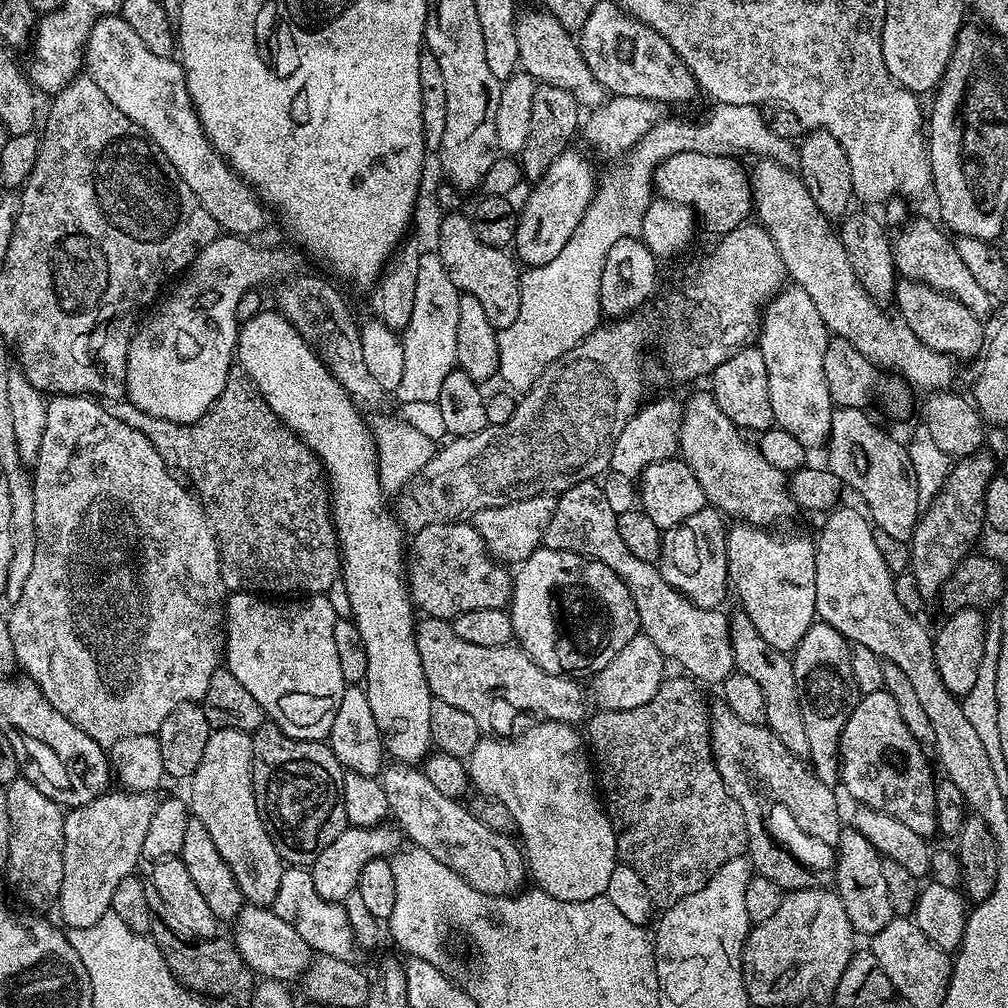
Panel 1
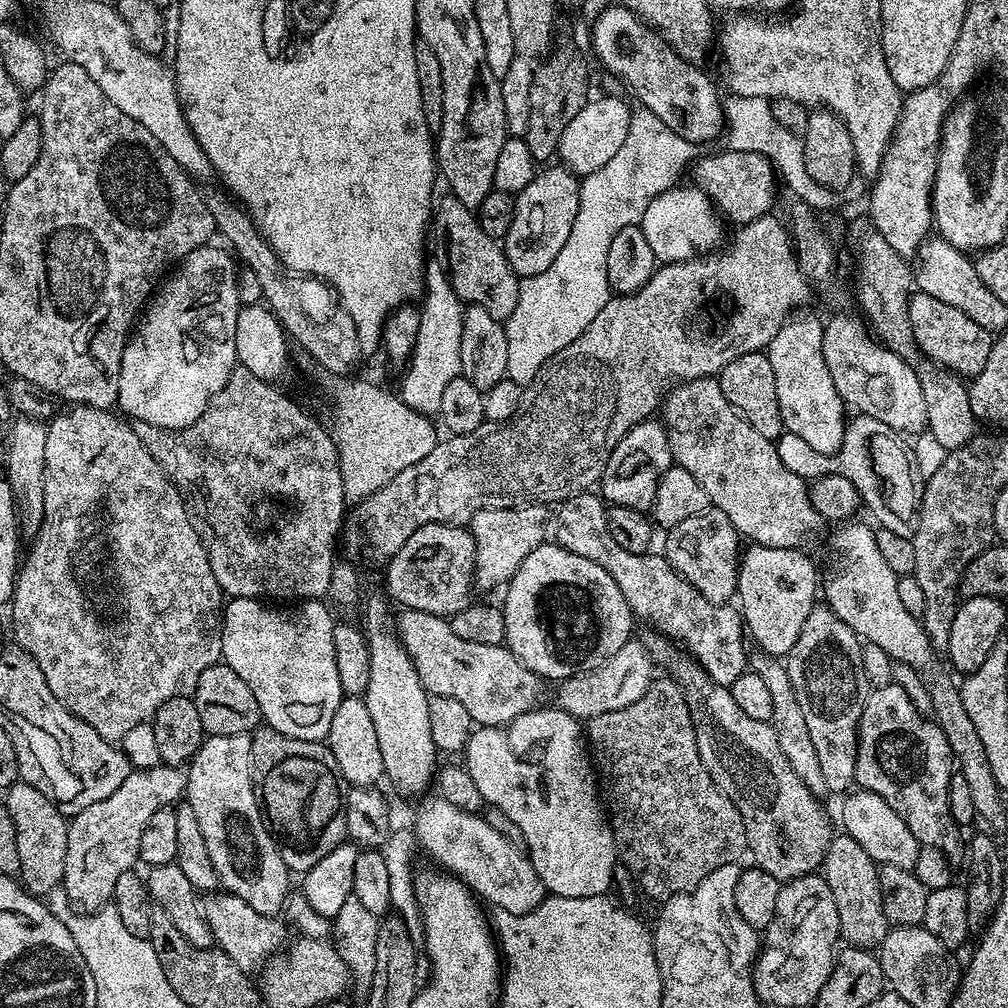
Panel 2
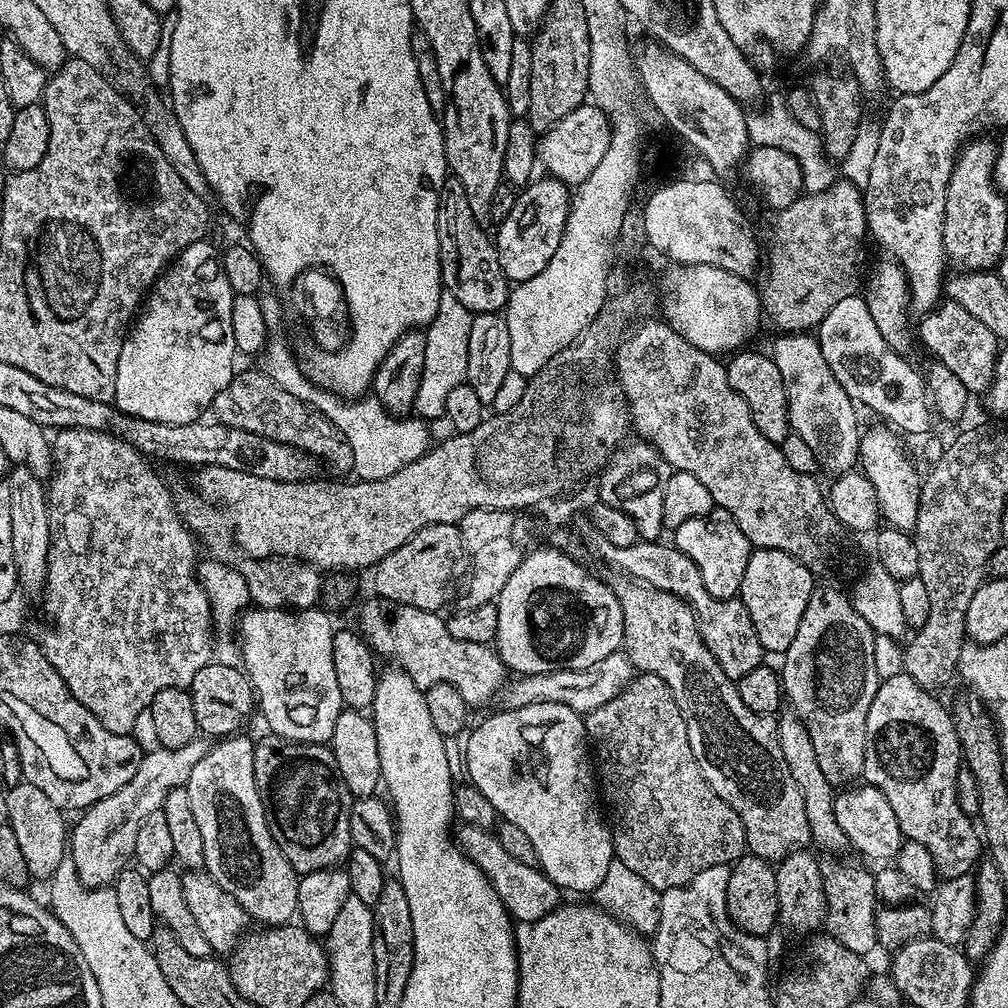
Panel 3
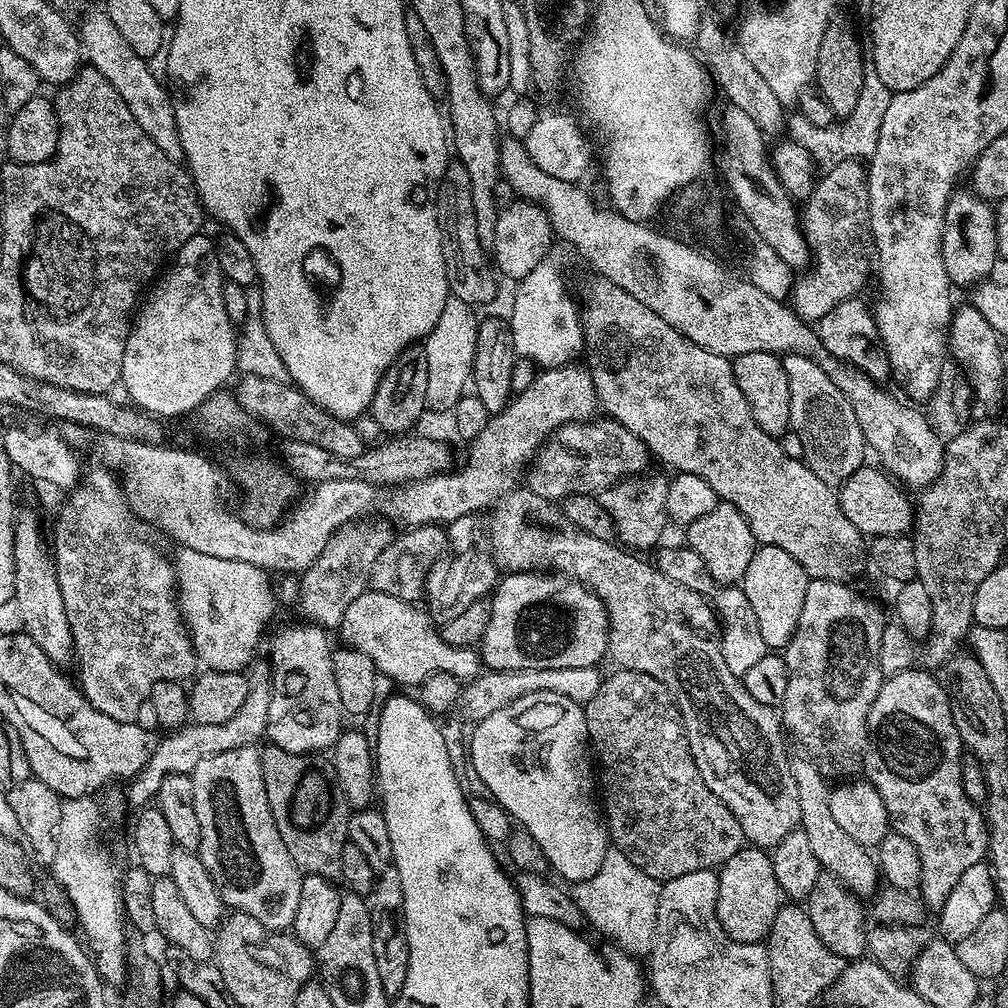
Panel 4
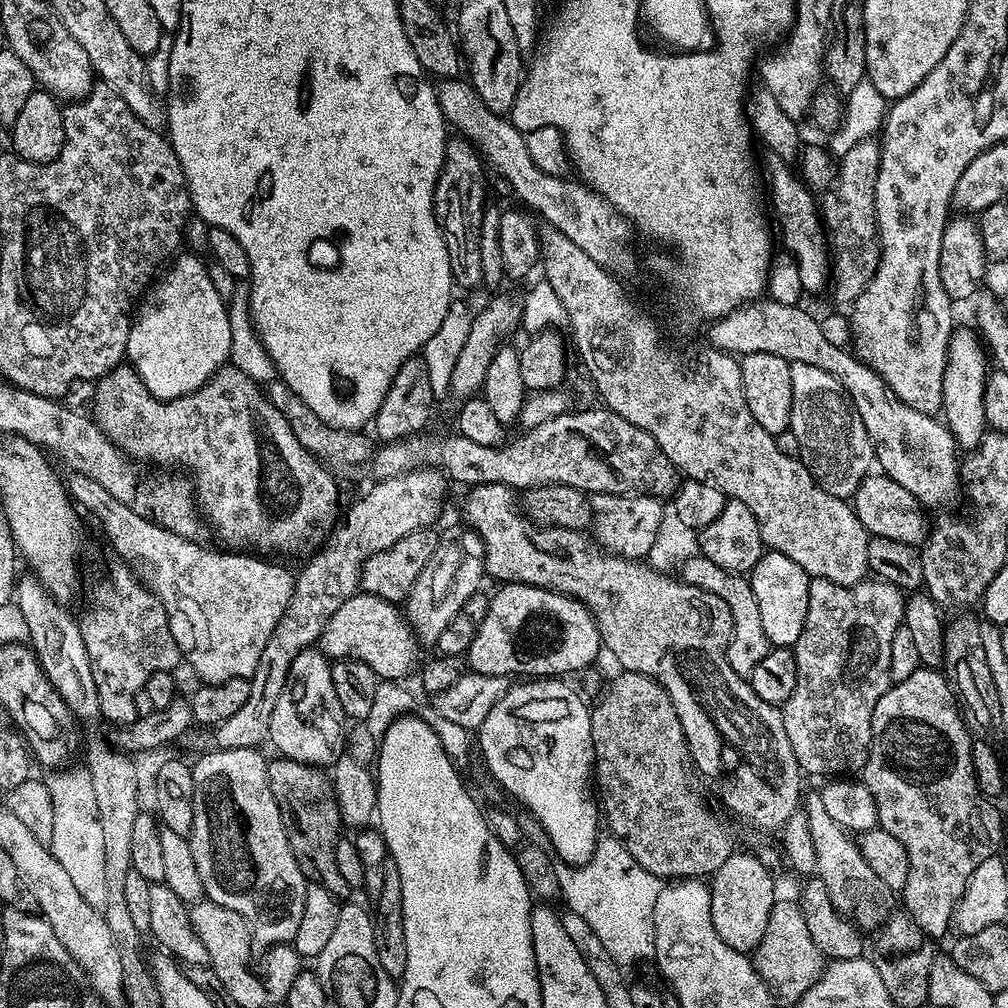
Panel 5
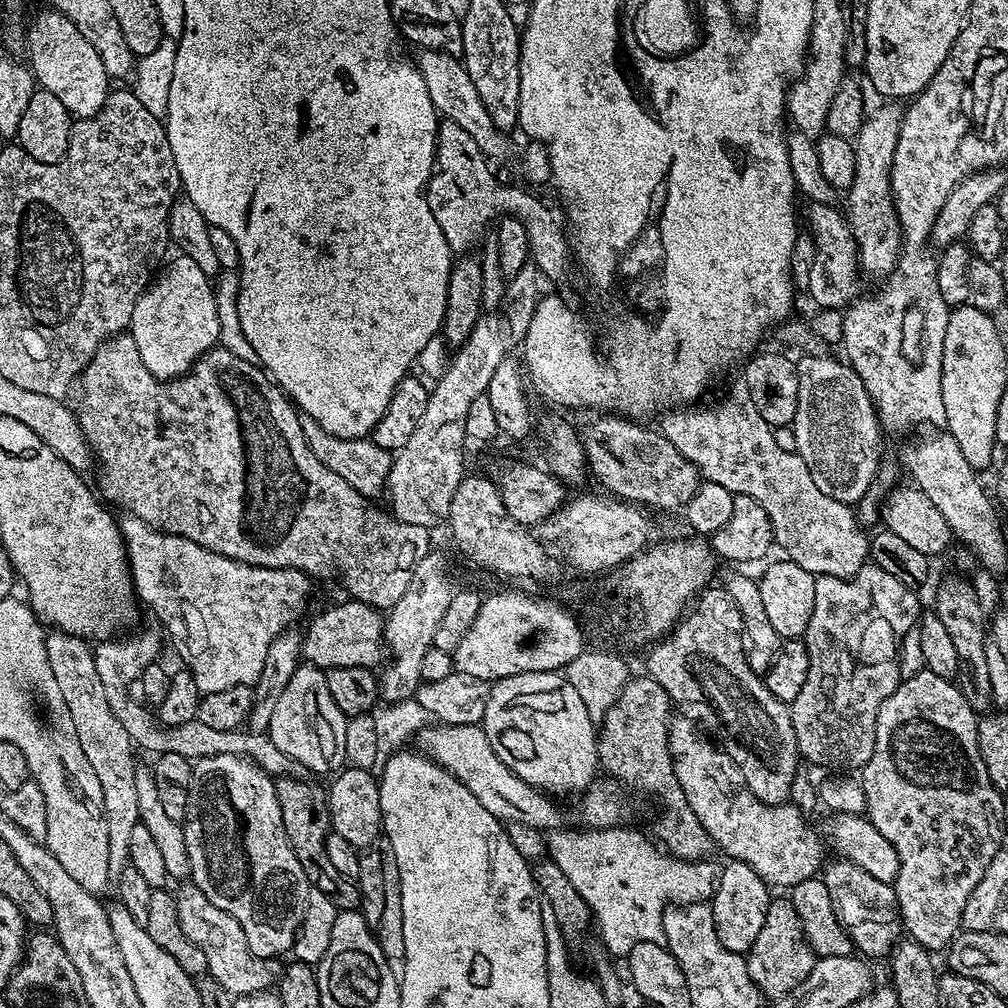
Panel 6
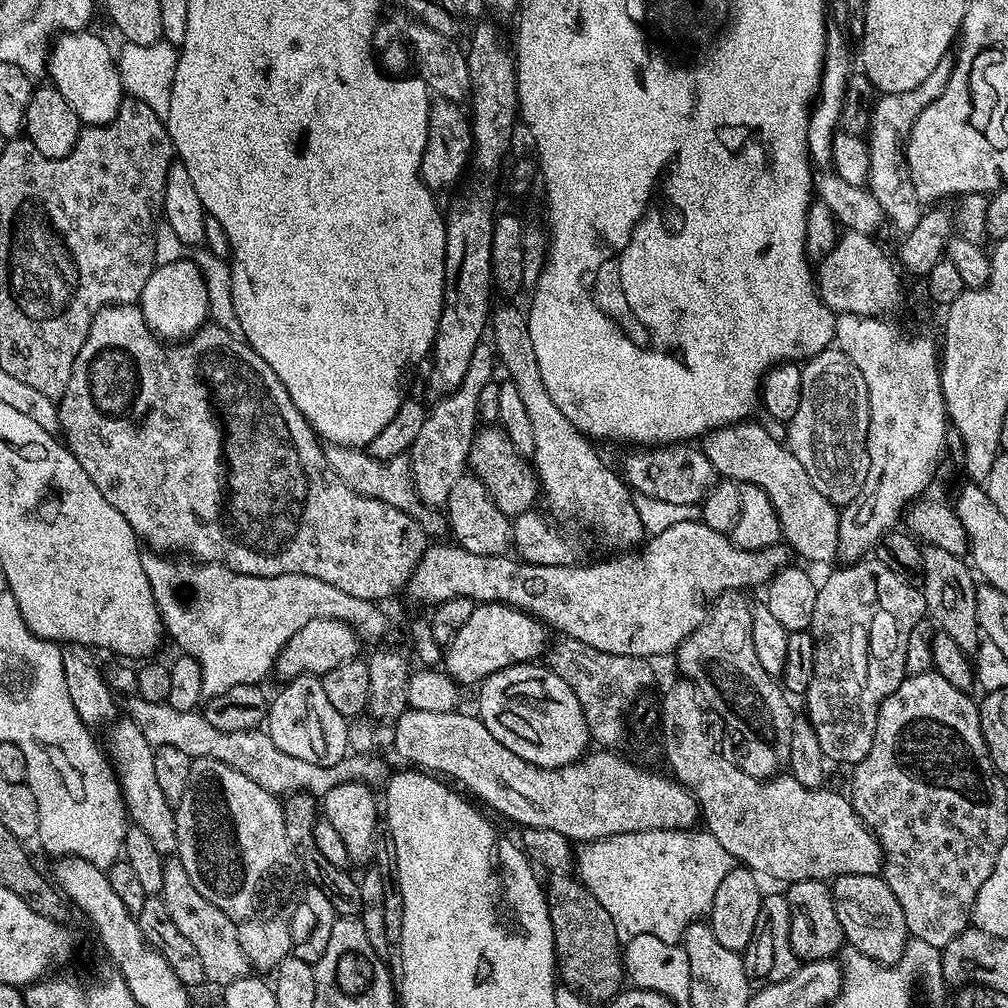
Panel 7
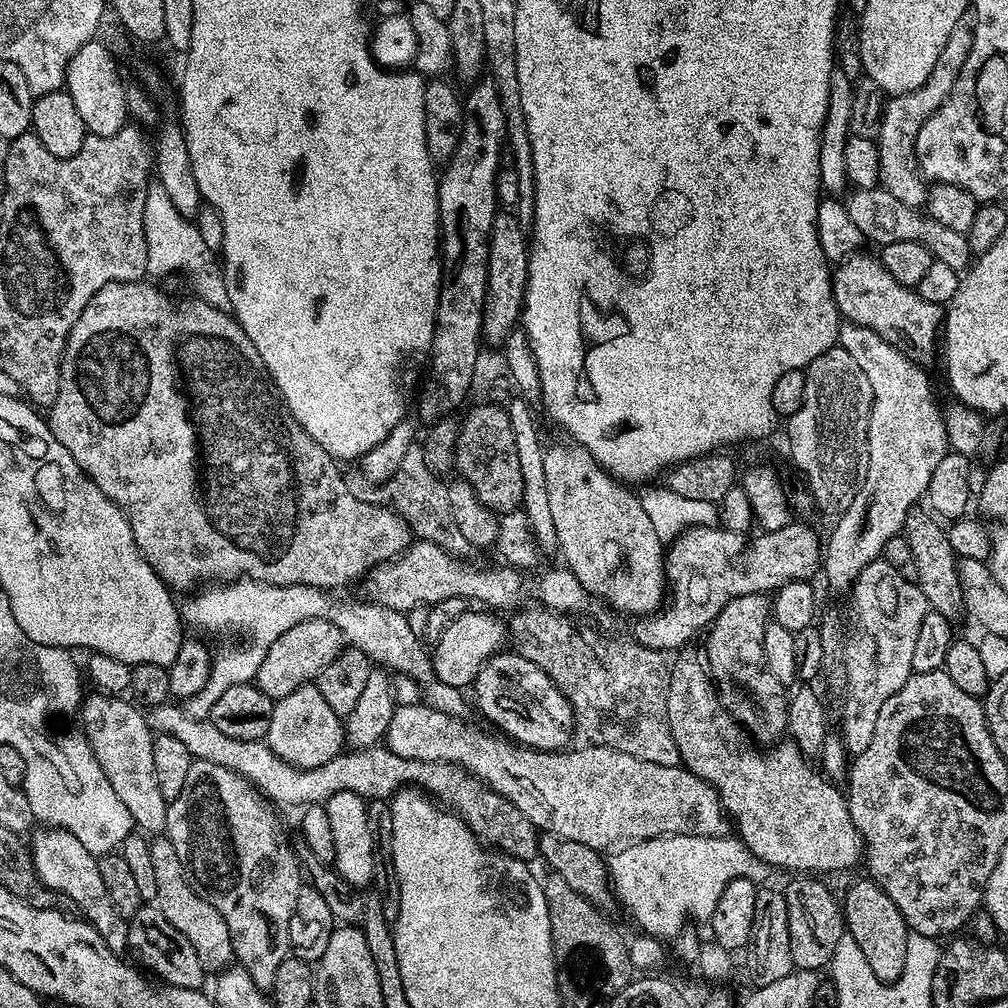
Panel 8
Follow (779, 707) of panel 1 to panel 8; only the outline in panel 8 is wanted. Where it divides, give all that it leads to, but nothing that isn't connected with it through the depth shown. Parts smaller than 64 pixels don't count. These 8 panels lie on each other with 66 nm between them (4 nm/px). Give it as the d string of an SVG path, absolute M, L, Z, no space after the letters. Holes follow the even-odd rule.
M863 878L857 884L852 884L848 888L848 893L842 896L842 911L844 913L844 922L846 925L847 935L858 942L862 954L866 954L866 962L870 962L870 970L878 974L878 978L884 984L892 984L902 974L906 966L906 938L909 934L908 923L902 918L898 906L890 902L890 894L886 894L870 878Z

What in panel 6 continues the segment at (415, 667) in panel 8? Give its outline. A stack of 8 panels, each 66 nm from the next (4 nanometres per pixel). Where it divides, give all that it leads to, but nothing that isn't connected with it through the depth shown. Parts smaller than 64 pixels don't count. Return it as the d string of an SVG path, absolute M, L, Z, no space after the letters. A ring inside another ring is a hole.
M121 515L118 523L124 539L124 552L128 556L128 569L132 571L132 586L139 603L156 612L163 631L172 636L224 636L224 640L204 640L188 648L186 668L192 673L200 693L230 690L230 686L243 684L255 685L258 674L262 674L262 666L266 666L266 652L270 644L291 629L296 624L295 620L303 614L313 581L296 568L250 566L246 562L214 554L198 546L198 542L190 542L190 538L160 532L137 516Z

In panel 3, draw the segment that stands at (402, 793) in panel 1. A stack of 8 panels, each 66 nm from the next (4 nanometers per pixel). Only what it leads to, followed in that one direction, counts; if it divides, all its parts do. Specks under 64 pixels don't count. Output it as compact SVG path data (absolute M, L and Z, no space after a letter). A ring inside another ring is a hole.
M461 825L456 832L456 842L465 856L478 866L506 906L509 915L519 923L537 921L545 914L552 912L561 905L562 890L539 867L522 864L520 860L513 858L501 846L497 835L491 831Z

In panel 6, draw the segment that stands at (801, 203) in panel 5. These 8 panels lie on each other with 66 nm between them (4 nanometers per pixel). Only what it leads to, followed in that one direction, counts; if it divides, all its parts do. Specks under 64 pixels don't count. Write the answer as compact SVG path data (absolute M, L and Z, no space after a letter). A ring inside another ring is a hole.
M809 203L808 207L808 226L807 231L811 233L814 246L814 262L808 266L808 286L807 295L812 295L812 300L817 304L820 310L843 310L853 303L861 295L860 284L856 281L856 272L858 273L858 253L856 243L852 237L851 230L848 229L848 223L845 215L839 212L839 207L831 204Z

